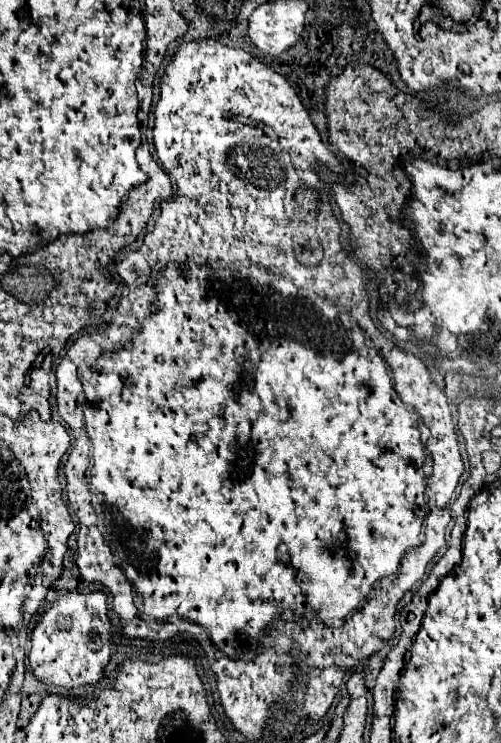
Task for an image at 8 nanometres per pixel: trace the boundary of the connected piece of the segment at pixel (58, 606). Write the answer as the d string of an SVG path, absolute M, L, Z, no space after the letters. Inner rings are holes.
M90 590L58 594L54 604L44 610L40 622L32 630L32 648L28 660L34 676L44 684L60 688L96 686L112 654L112 628L106 592Z

